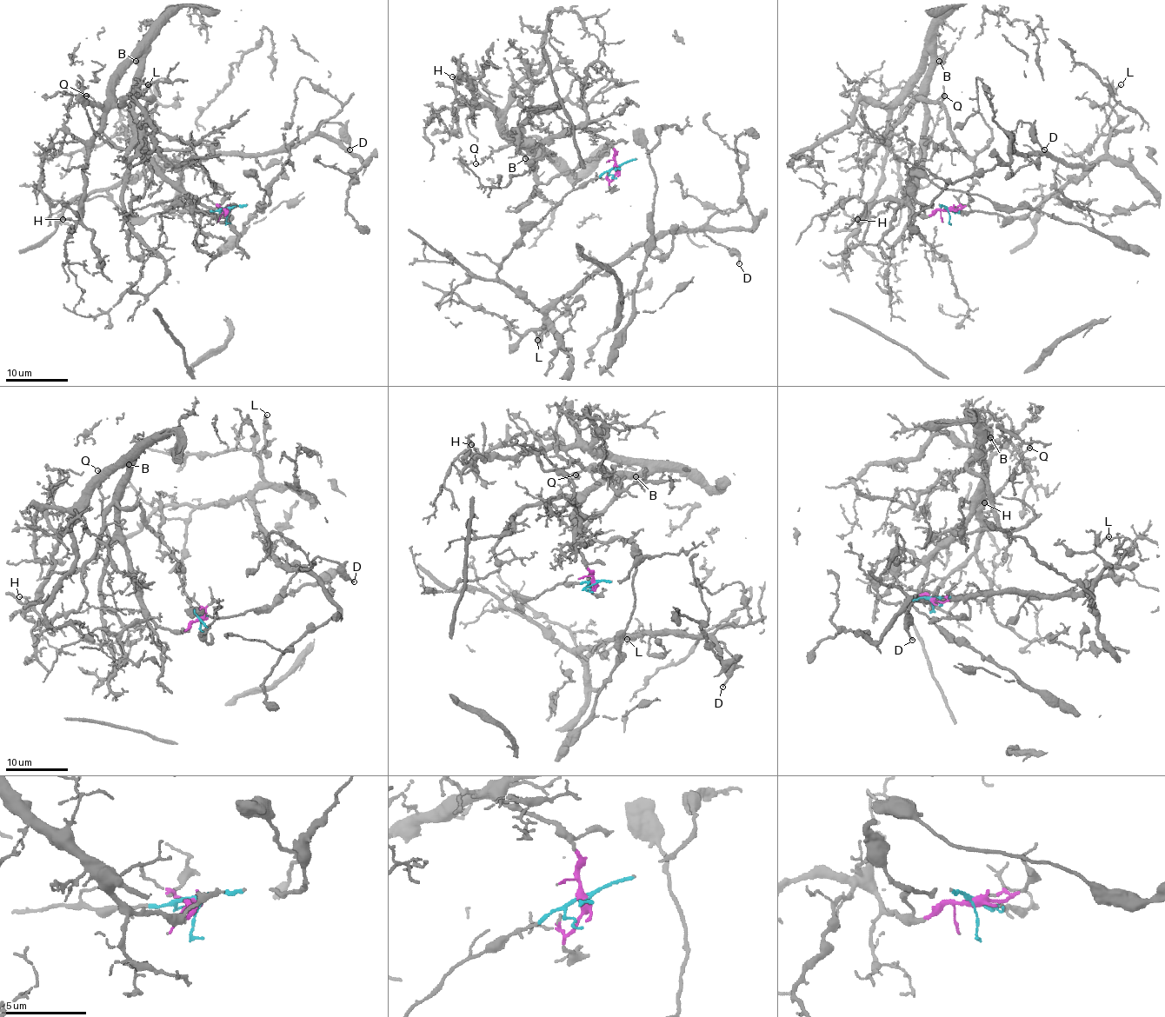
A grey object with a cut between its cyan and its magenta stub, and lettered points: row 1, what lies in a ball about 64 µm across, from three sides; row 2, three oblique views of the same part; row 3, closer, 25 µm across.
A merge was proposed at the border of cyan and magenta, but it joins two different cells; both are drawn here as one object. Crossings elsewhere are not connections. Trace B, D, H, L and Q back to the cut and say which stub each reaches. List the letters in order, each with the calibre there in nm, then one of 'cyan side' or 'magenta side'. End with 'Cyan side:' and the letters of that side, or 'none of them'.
B: calibre 120 nm; magenta side
D: calibre 170 nm; cyan side
H: calibre 80 nm; magenta side
L: calibre 130 nm; cyan side
Q: calibre 180 nm; magenta side
Cyan side: D, L

